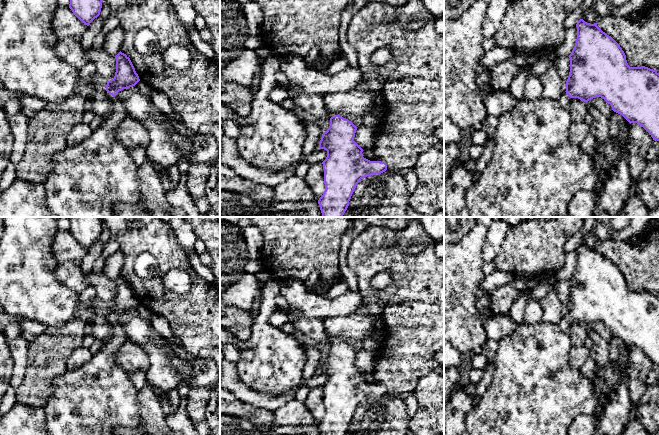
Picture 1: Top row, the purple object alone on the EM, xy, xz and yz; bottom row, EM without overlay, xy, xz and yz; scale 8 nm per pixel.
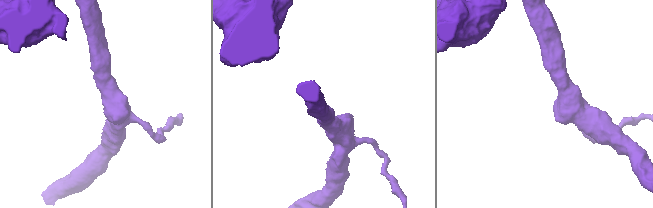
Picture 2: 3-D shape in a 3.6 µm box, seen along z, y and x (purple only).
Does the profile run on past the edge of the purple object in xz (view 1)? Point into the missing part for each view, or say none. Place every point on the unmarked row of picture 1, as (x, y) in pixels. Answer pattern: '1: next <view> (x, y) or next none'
1: next none

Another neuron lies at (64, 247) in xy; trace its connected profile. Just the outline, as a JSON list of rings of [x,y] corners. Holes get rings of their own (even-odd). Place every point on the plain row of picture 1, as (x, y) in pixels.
[[[69,231],[58,232],[52,243],[52,253],[59,264],[69,260],[83,259],[85,249],[72,236]]]

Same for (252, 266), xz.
[[[261,258],[257,260],[249,260],[244,266],[244,273],[256,274],[262,270]]]

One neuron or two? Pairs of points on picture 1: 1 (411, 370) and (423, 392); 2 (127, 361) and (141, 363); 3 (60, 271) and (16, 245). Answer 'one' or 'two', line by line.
1: two
2: one
3: two

